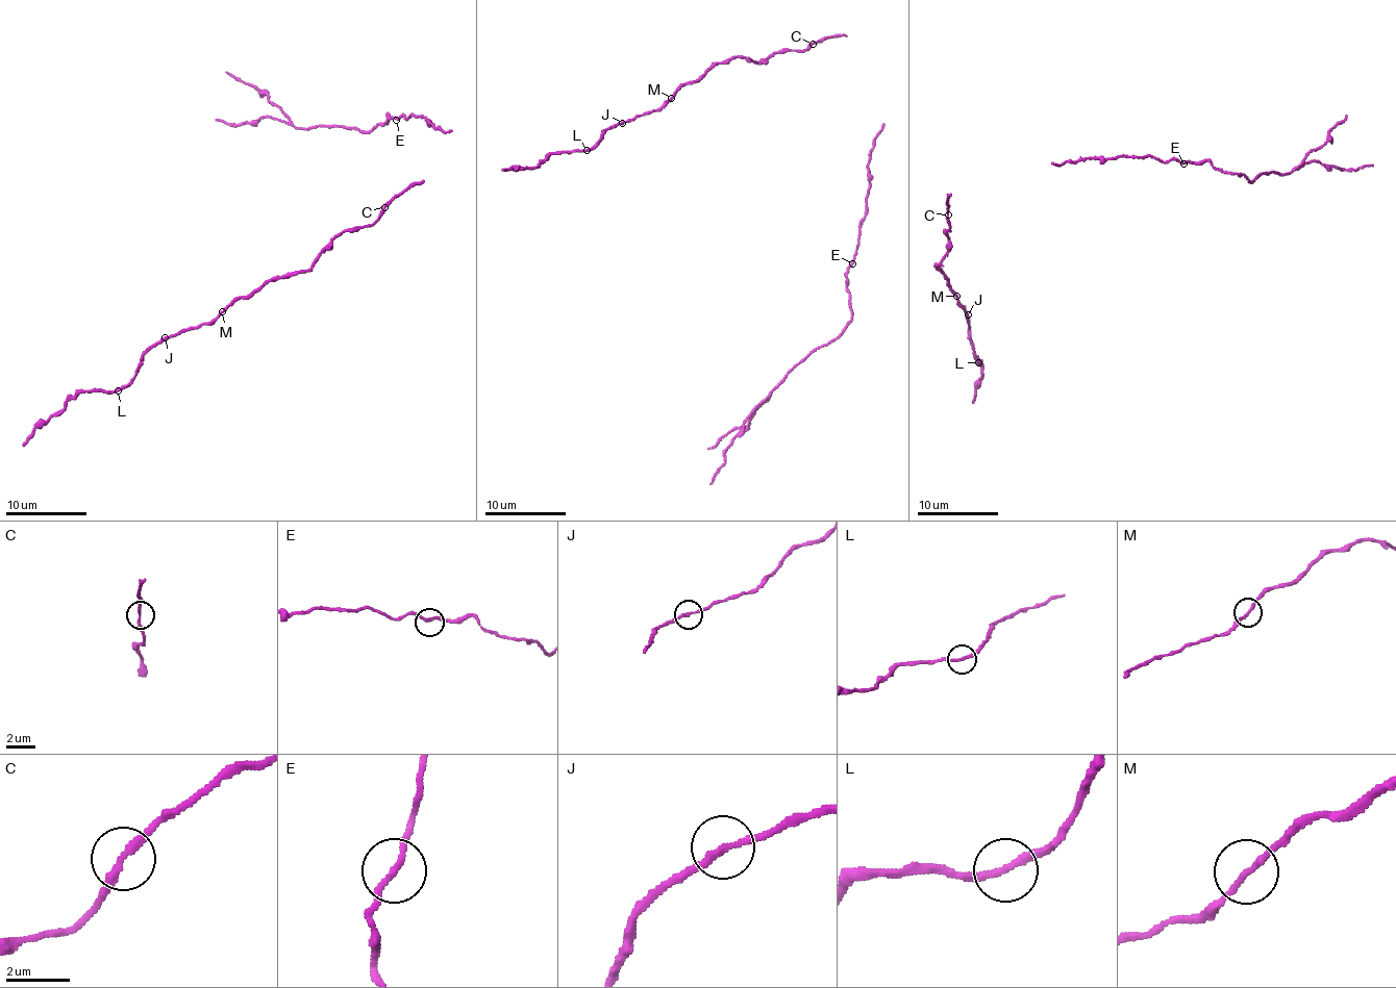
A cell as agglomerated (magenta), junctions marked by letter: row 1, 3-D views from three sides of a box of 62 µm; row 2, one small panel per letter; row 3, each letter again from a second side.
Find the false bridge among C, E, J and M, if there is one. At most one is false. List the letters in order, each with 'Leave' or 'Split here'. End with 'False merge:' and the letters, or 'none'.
C: Leave
E: Leave
J: Leave
M: Leave
False merge: none

